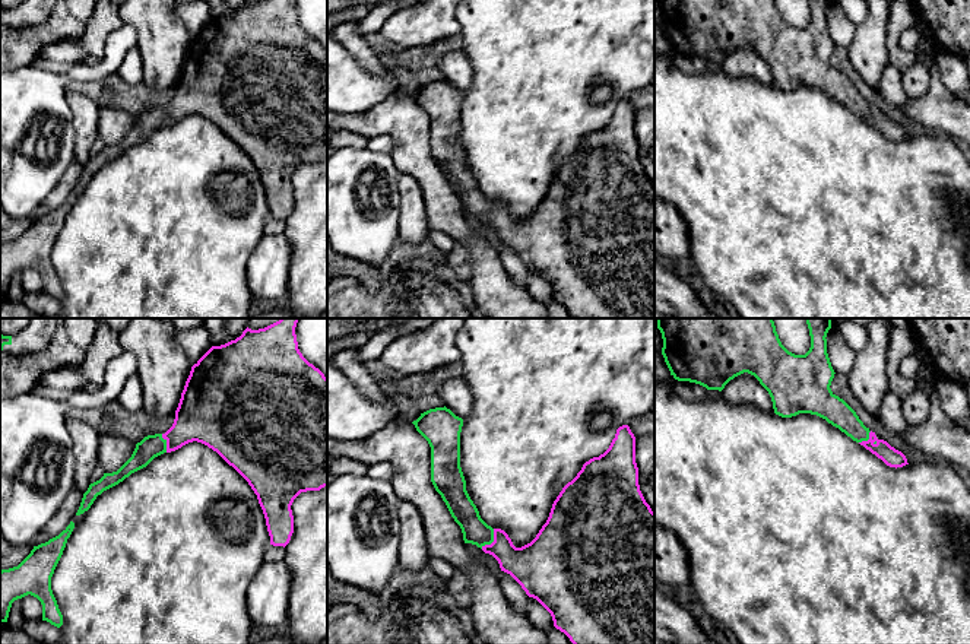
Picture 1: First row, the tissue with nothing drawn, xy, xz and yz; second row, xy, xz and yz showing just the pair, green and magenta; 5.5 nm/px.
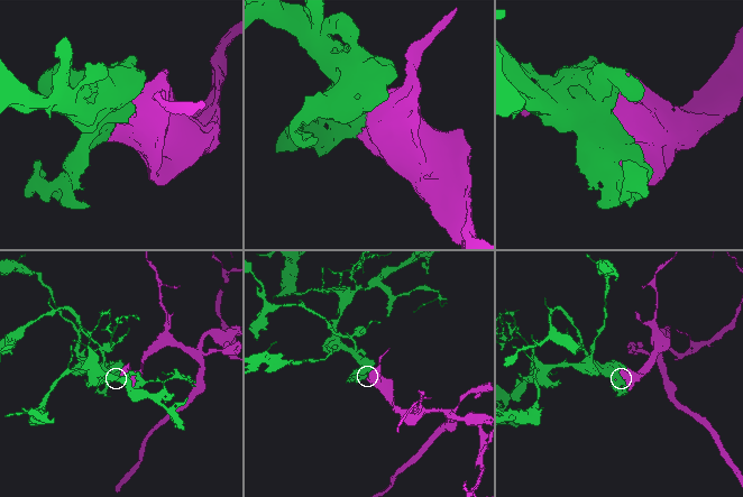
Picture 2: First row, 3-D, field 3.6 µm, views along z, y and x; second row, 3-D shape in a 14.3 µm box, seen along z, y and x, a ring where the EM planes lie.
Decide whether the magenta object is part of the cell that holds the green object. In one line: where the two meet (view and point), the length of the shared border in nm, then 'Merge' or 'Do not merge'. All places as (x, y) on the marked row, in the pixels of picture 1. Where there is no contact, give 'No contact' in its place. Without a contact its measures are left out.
Touches green at xz (493, 541). Shared border 130 nm. Merge

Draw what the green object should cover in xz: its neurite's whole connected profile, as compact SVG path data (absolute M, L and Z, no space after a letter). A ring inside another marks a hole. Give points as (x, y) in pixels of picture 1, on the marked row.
M444 406L421 413L412 423L431 447L431 482L460 526L465 543L476 545L492 555L501 571L510 574L529 597L536 599L551 613L557 629L573 644L654 644L654 513L640 491L635 437L628 425L619 426L609 448L586 461L577 476L562 488L536 537L516 548L504 530L492 529L481 518L466 491L460 467L463 419Z

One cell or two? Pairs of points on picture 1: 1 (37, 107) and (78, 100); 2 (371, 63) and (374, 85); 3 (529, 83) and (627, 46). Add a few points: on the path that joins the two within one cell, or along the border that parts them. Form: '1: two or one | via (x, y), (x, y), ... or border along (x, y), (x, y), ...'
1: two | border along (65, 95), (75, 135)
2: two | border along (346, 50), (371, 72), (386, 72)
3: one | via (554, 59), (567, 46), (602, 46)

